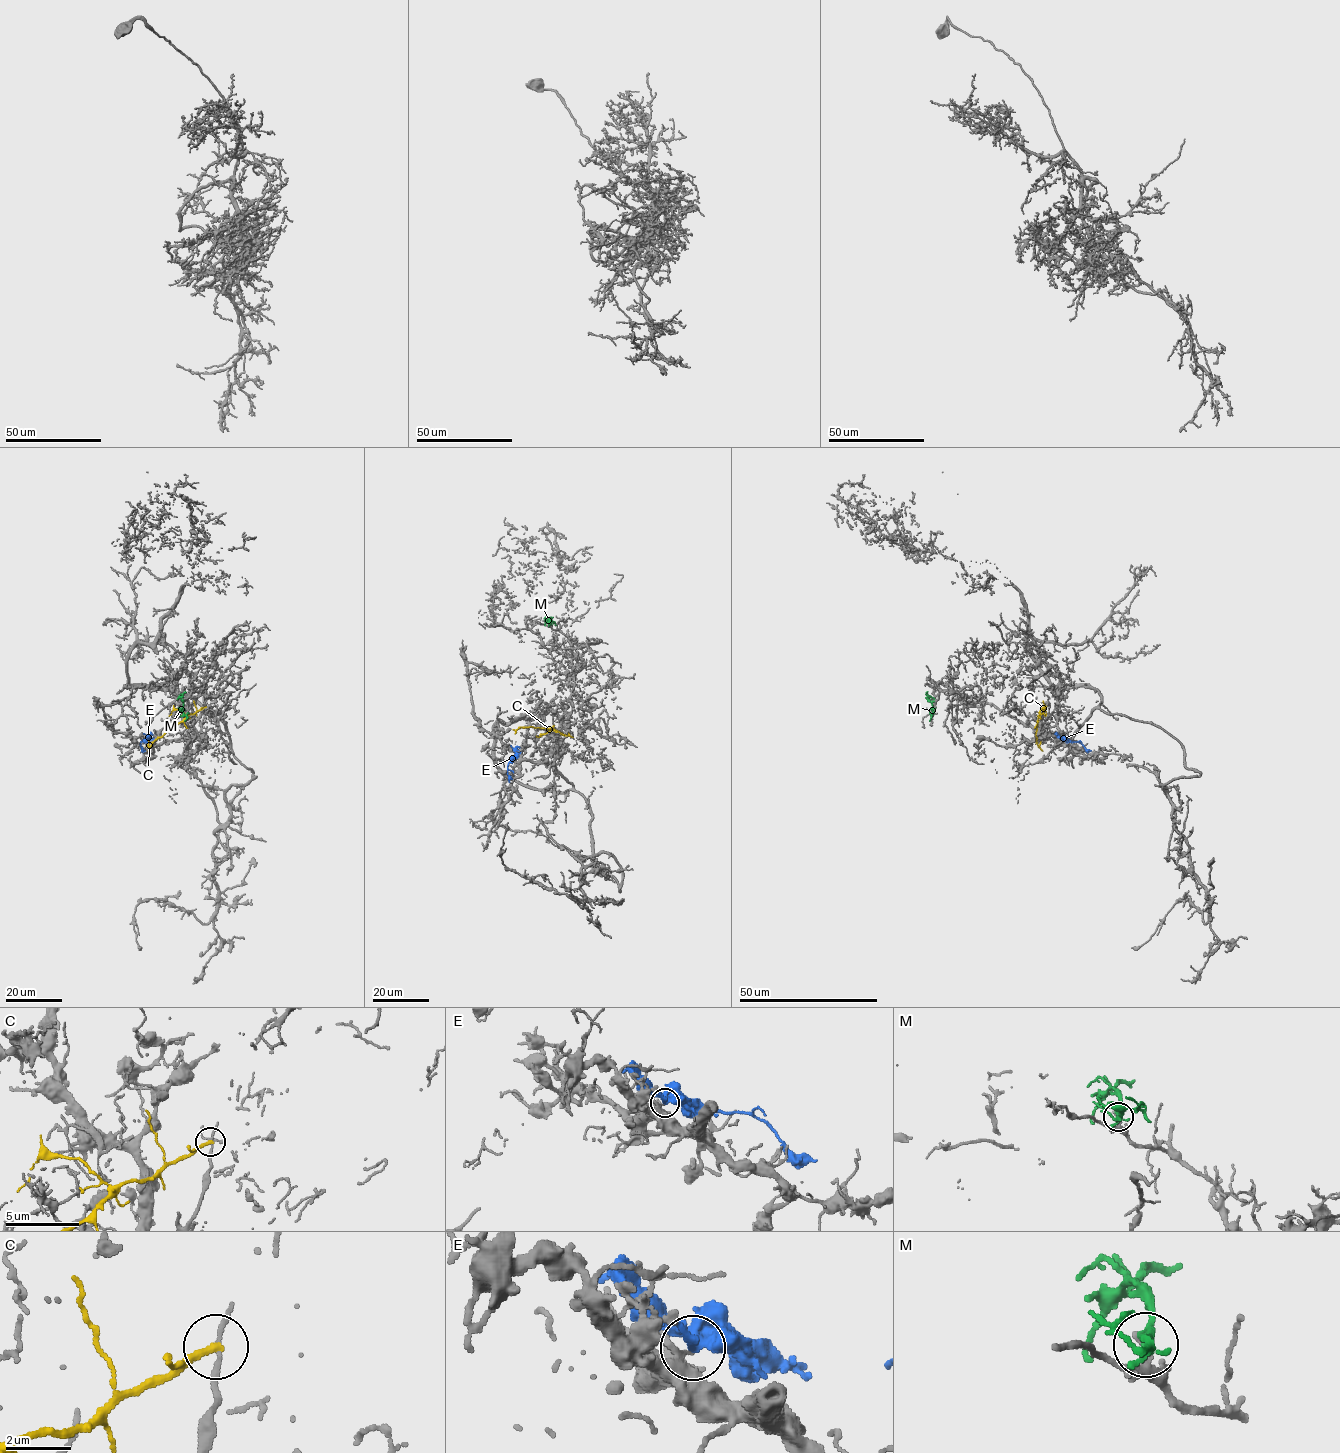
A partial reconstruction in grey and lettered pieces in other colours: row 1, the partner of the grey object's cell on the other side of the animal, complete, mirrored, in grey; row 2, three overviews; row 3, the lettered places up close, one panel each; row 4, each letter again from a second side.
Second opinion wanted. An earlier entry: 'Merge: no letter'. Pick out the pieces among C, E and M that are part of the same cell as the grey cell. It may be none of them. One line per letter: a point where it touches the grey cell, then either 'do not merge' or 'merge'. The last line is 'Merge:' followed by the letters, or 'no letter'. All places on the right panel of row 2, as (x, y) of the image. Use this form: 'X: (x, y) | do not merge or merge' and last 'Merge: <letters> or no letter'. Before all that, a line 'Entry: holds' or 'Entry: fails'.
Entry: holds
C: (1046, 706) | do not merge
E: (1062, 740) | do not merge
M: (933, 701) | do not merge
Merge: no letter

